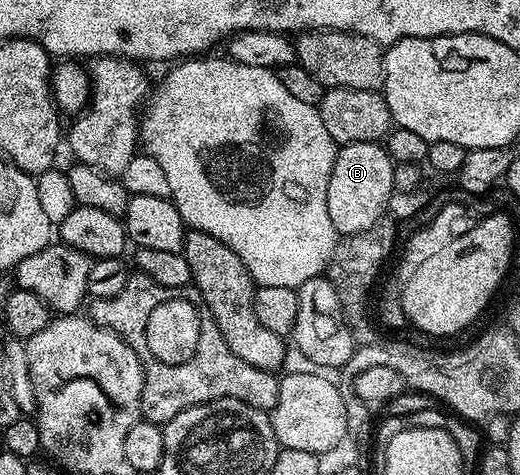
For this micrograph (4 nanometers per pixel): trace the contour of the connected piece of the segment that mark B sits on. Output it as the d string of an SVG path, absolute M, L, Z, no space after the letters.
M346 142L338 149L335 164L331 168L331 180L327 180L327 212L331 216L331 224L338 235L367 232L371 224L386 217L389 201L395 198L393 188L394 160L381 142Z

